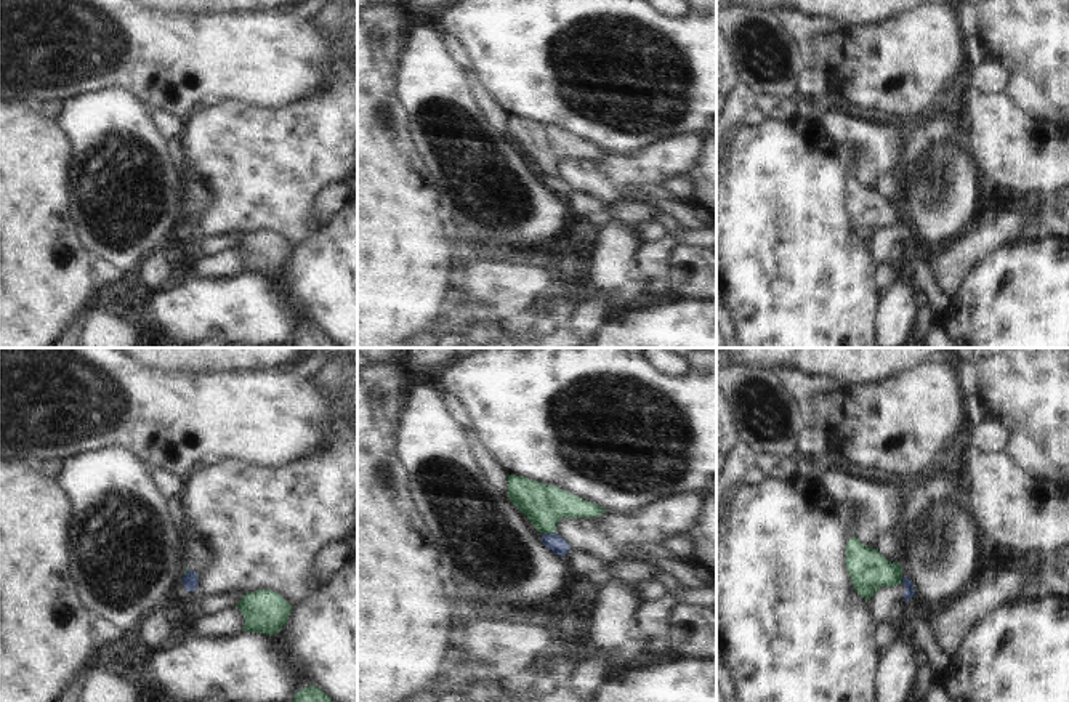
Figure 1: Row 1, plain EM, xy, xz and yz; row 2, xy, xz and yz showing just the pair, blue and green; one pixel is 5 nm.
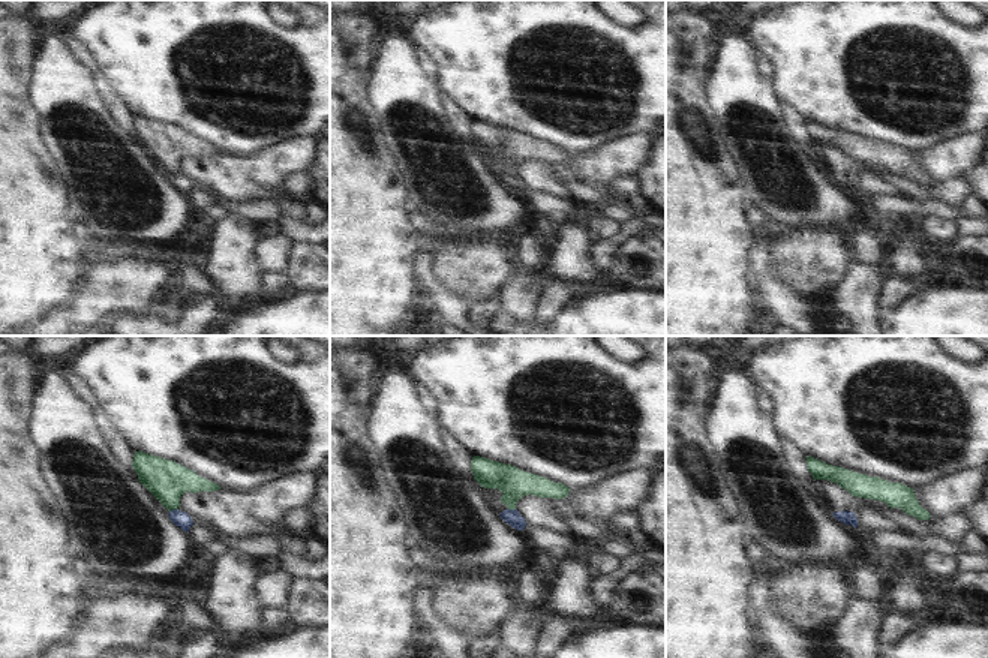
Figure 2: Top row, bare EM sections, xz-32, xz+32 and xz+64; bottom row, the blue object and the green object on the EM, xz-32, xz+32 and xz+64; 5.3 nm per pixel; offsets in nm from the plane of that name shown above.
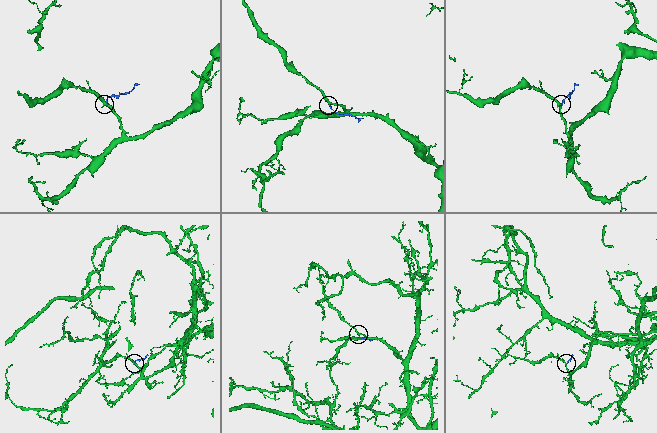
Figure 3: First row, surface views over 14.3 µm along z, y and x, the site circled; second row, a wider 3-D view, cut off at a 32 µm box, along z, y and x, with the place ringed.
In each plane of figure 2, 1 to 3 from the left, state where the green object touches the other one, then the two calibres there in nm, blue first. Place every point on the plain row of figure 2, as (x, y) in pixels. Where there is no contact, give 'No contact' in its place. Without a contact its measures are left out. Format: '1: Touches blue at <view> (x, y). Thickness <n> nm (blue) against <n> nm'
1: Touches blue at xz-32 (173, 174). Thickness 90 nm (blue) against 220 nm
2: Touches blue at xz+32 (511, 174). Thickness 80 nm (blue) against 160 nm
3: No contact.

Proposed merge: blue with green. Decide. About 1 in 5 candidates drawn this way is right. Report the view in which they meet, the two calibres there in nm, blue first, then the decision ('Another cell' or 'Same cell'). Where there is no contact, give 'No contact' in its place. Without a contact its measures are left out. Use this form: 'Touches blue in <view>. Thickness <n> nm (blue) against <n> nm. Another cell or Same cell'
Touches blue in xz. Thickness 90 nm (blue) against 220 nm. Another cell.

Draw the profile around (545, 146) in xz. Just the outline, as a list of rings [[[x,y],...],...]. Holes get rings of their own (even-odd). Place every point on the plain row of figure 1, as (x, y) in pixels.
[[[508,117],[508,138],[540,175],[556,175],[563,159],[596,159],[606,151],[556,127],[524,117]]]

